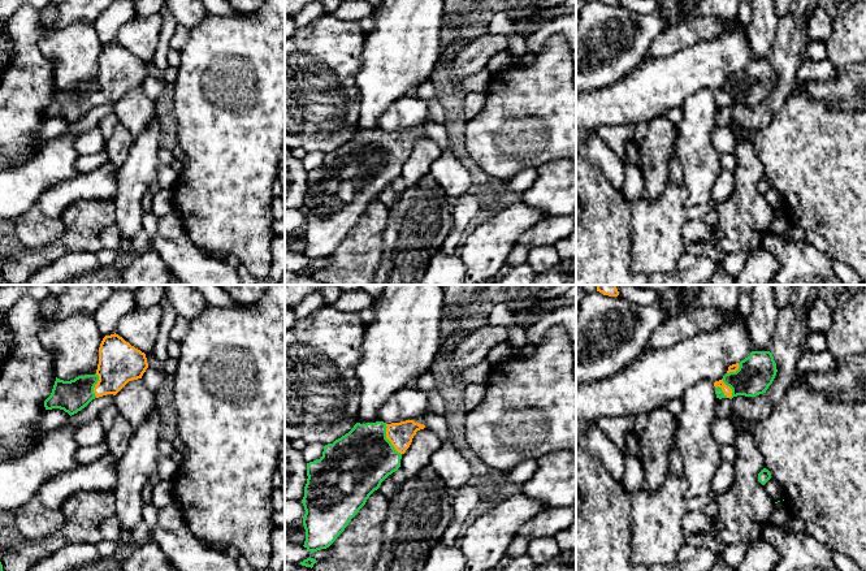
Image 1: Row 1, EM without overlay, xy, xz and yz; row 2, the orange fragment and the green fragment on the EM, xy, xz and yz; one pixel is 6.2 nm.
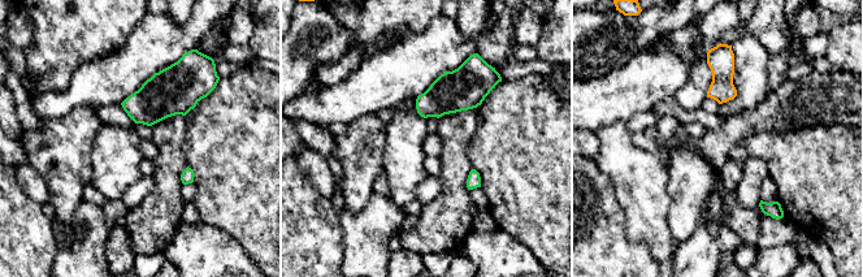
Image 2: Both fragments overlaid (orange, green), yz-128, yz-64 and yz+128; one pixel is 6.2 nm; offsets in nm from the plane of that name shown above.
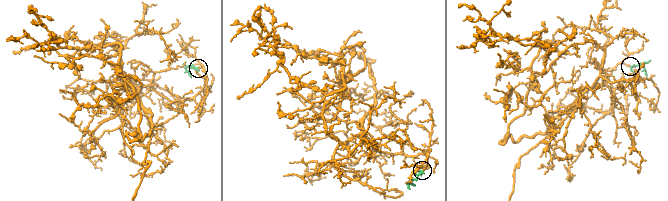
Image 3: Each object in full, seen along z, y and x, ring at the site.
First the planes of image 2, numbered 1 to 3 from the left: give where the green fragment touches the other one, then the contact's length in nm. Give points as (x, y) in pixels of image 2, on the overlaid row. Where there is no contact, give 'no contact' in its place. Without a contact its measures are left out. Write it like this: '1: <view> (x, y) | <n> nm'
1: no contact
2: no contact
3: no contact

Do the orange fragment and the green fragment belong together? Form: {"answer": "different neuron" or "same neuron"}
{"answer": "same neuron"}

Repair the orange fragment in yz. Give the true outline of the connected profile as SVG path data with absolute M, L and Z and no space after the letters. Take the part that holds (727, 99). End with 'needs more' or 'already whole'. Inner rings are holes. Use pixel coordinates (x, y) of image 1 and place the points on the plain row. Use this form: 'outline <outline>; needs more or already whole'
outline M752 60L740 72L728 75L722 88L715 90L716 107L755 105L766 101L776 85L776 72L770 60Z; needs more

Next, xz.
outline M413 129L391 133L384 130L356 131L348 142L333 152L325 153L320 168L307 172L308 187L302 212L306 219L303 255L308 260L326 258L335 250L369 204L389 183L398 179L402 164L410 156L413 144L424 137L424 133Z; needs more

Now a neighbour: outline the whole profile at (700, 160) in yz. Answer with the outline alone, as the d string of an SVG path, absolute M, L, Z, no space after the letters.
M702 88L685 99L683 118L676 124L676 155L683 168L687 207L707 206L711 189L723 170L720 153L711 140L718 125L716 108L714 91Z

